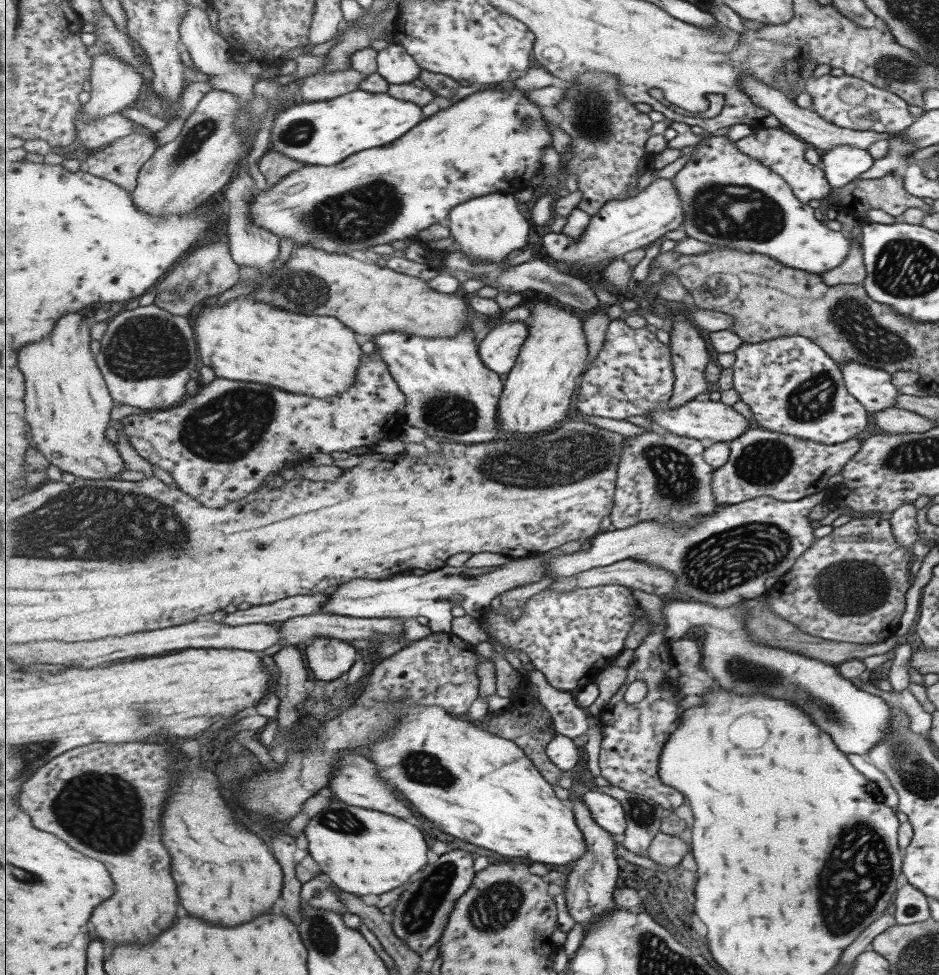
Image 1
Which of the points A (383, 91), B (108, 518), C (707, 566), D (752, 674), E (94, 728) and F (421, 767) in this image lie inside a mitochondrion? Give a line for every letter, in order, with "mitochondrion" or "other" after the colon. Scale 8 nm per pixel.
A: other
B: mitochondrion
C: mitochondrion
D: mitochondrion
E: other
F: mitochondrion

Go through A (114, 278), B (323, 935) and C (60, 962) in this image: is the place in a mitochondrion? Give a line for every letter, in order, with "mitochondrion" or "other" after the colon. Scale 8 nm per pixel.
A: other
B: mitochondrion
C: other

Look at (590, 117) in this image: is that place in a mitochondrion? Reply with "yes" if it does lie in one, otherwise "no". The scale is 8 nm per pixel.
yes

